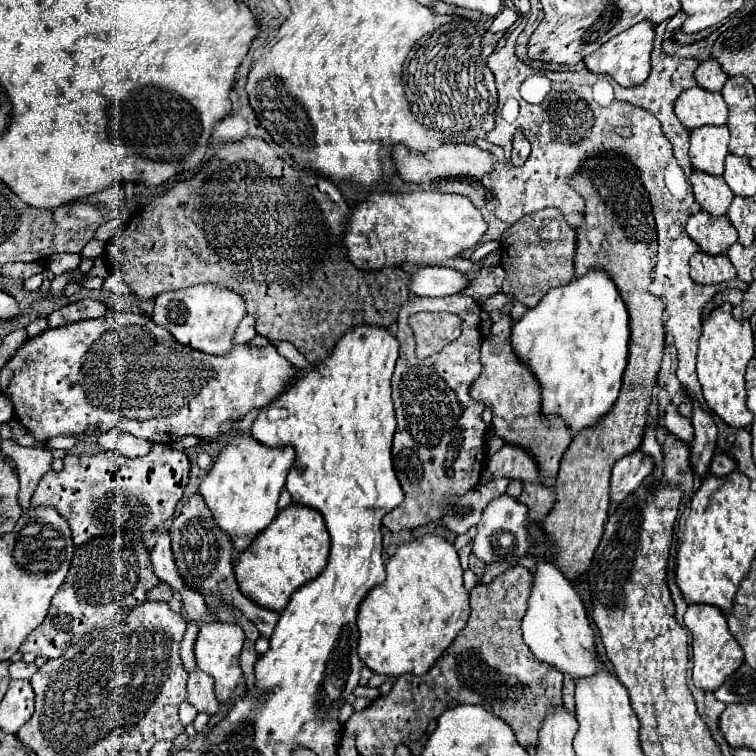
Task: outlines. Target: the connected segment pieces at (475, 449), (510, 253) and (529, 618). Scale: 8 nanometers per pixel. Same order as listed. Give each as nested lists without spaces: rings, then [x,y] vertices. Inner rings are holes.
[[[465,294],[445,298],[413,298],[413,302],[407,302],[399,312],[397,340],[401,344],[401,354],[391,380],[397,414],[393,466],[405,492],[405,500],[383,516],[383,526],[387,526],[391,532],[417,528],[427,522],[439,522],[439,518],[443,518],[451,508],[451,502],[457,496],[467,494],[481,480],[487,432],[487,424],[481,420],[481,412],[485,410],[485,404],[475,402],[469,396],[471,382],[481,374],[479,348],[483,336],[479,330],[479,314],[479,304]],[[423,310],[445,310],[457,314],[463,320],[463,332],[441,352],[421,360],[415,356],[415,340],[411,338],[407,318]]]
[[[545,208],[545,210],[539,210],[537,214],[527,214],[517,224],[513,224],[505,232],[499,252],[501,252],[501,268],[507,274],[503,280],[503,294],[523,302],[529,308],[533,308],[547,290],[573,280],[575,230],[561,218],[559,210],[555,210],[555,208]],[[545,220],[559,220],[559,224],[561,224],[559,240],[545,242],[539,238],[539,228],[543,226]]]
[[[539,558],[539,562],[535,564],[533,588],[527,600],[527,612],[523,616],[521,630],[525,644],[539,660],[557,666],[561,672],[571,674],[573,678],[597,672],[599,664],[597,664],[595,640],[583,602],[579,594],[573,590],[571,582],[563,576],[563,572],[543,558]]]

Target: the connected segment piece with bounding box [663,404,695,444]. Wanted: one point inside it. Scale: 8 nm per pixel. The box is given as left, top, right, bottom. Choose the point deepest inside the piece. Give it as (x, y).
(678, 426)

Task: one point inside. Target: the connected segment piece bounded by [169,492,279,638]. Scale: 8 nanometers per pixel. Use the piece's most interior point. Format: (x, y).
(202, 550)

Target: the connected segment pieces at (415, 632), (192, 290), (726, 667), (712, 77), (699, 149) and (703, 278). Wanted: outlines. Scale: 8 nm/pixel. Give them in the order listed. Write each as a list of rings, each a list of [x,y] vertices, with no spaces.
[[[437,534],[403,544],[387,562],[387,580],[375,586],[359,604],[359,658],[375,674],[425,674],[439,654],[465,628],[469,592],[463,586],[463,568],[451,542]]]
[[[195,284],[181,290],[167,290],[155,298],[153,320],[165,326],[173,338],[193,350],[207,354],[225,354],[233,348],[233,330],[245,316],[245,300],[219,284]]]
[[[689,604],[685,612],[685,626],[693,634],[693,682],[701,690],[715,690],[743,664],[743,650],[731,636],[725,614],[711,604]]]
[[[707,58],[705,62],[701,62],[695,70],[695,80],[701,88],[711,90],[711,92],[721,92],[727,74],[723,72],[723,68],[719,66],[719,62],[715,58]]]
[[[701,126],[691,130],[691,164],[693,168],[719,176],[723,174],[725,156],[729,142],[729,130],[727,126]]]
[[[697,252],[691,256],[691,278],[699,284],[719,284],[719,282],[727,282],[731,278],[735,278],[735,268],[731,264],[731,260],[725,254],[707,254],[707,252]]]

